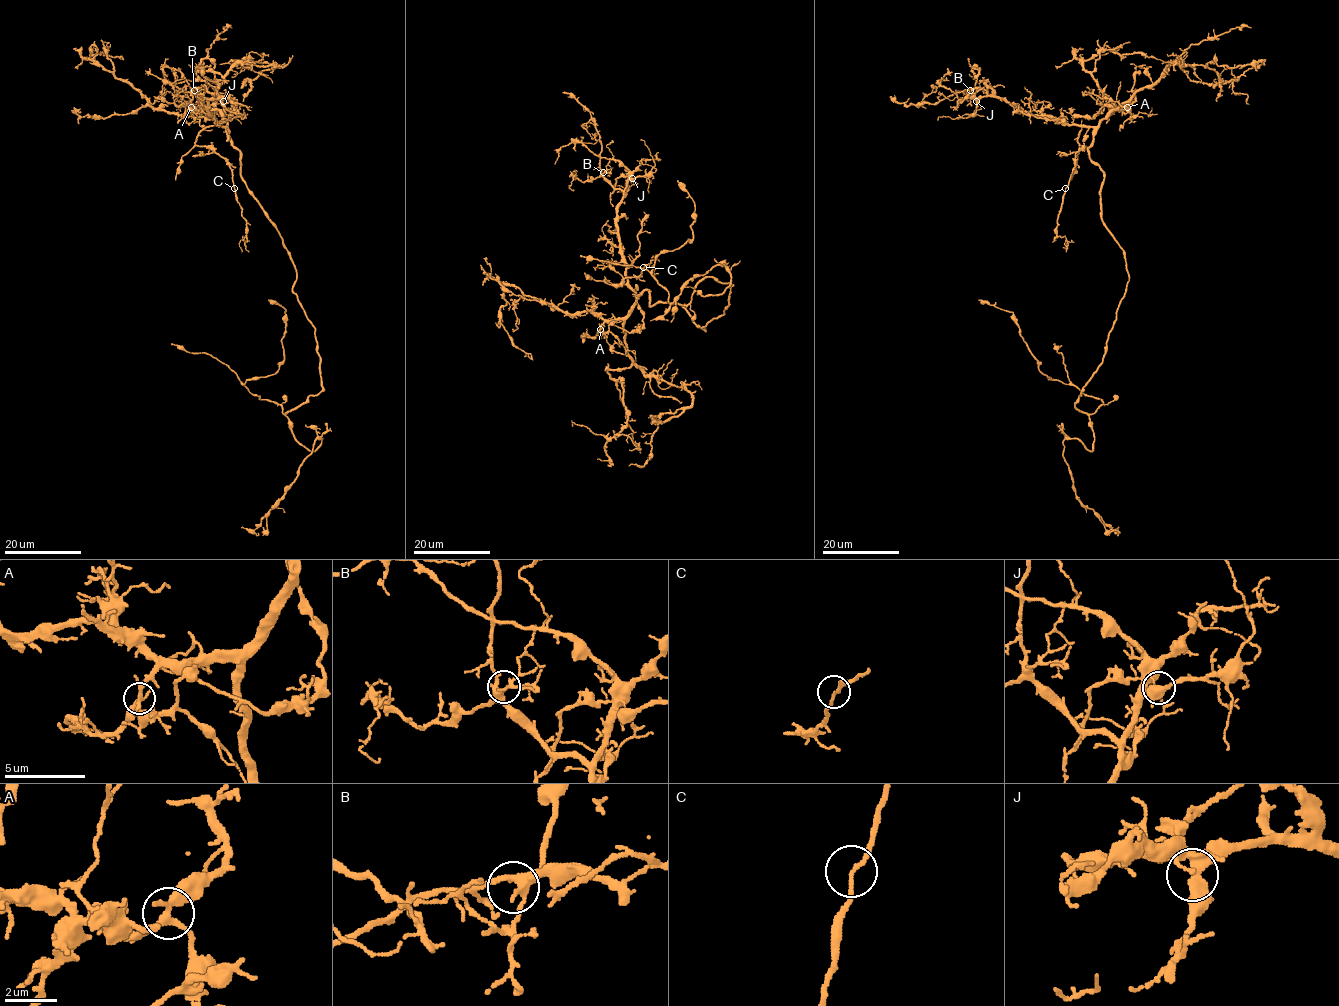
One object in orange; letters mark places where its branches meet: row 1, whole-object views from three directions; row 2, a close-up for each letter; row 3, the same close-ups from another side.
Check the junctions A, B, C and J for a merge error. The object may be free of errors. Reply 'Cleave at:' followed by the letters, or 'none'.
Cleave at: none

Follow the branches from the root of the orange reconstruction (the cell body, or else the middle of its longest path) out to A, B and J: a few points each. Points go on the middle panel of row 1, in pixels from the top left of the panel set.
A: (702, 328), (678, 303), (657, 302), (650, 306), (649, 292), (645, 290), (624, 317), (605, 320), (600, 329)
B: (702, 328), (680, 304), (650, 306), (649, 292), (635, 294), (617, 225), (623, 192), (603, 172)
J: (702, 328), (680, 304), (657, 302), (650, 306), (649, 292), (637, 295), (628, 283), (617, 208), (632, 178)

